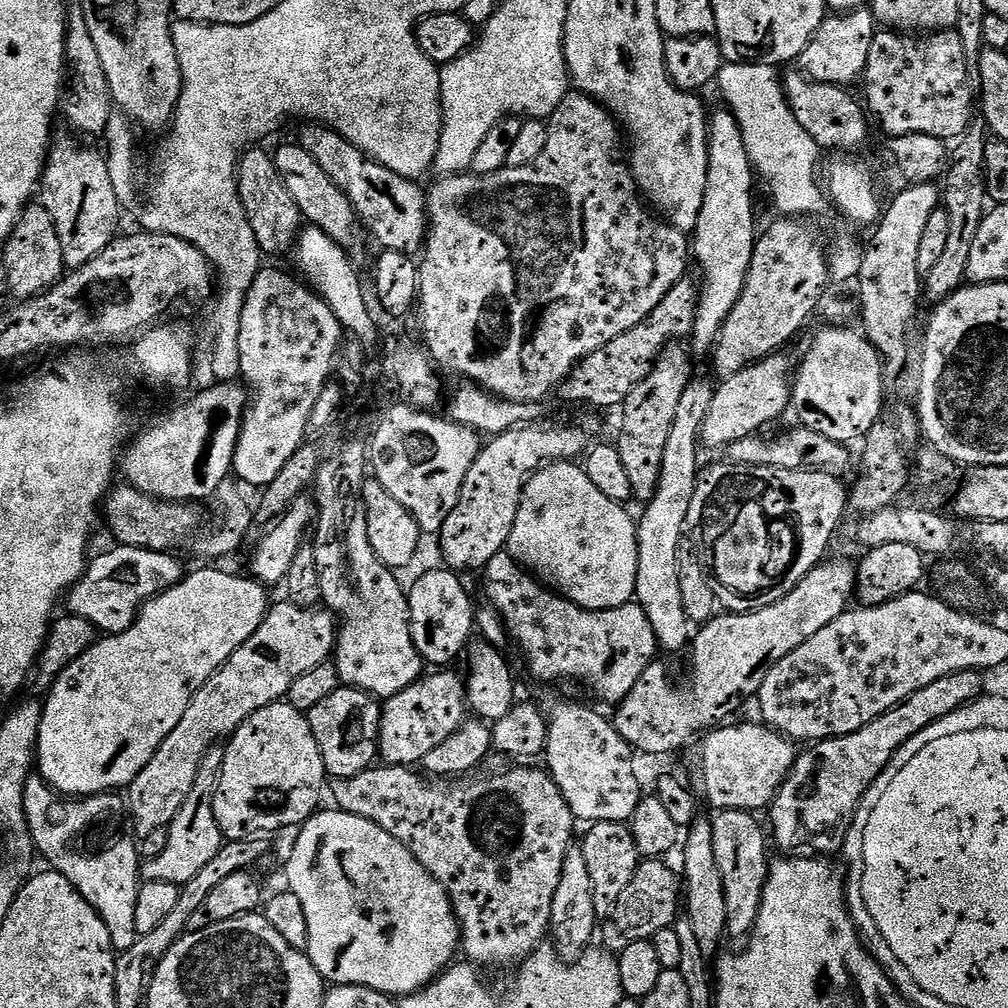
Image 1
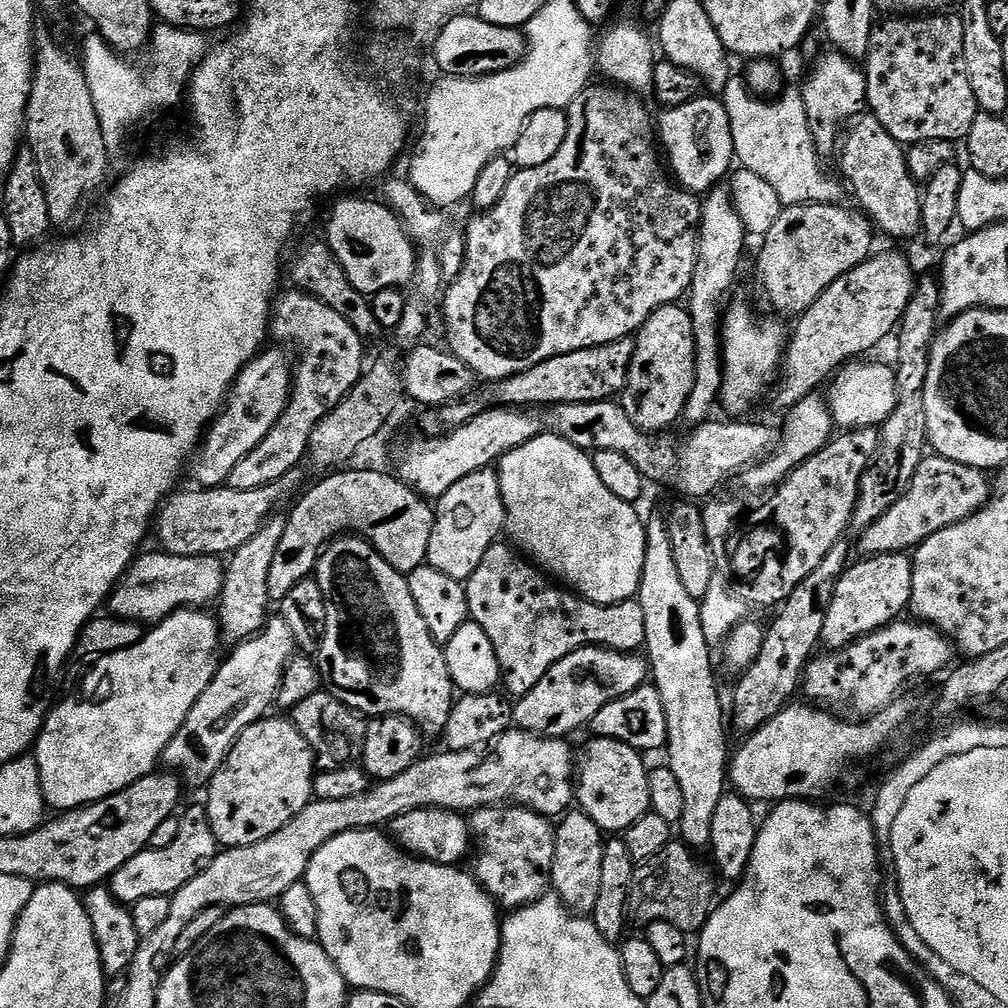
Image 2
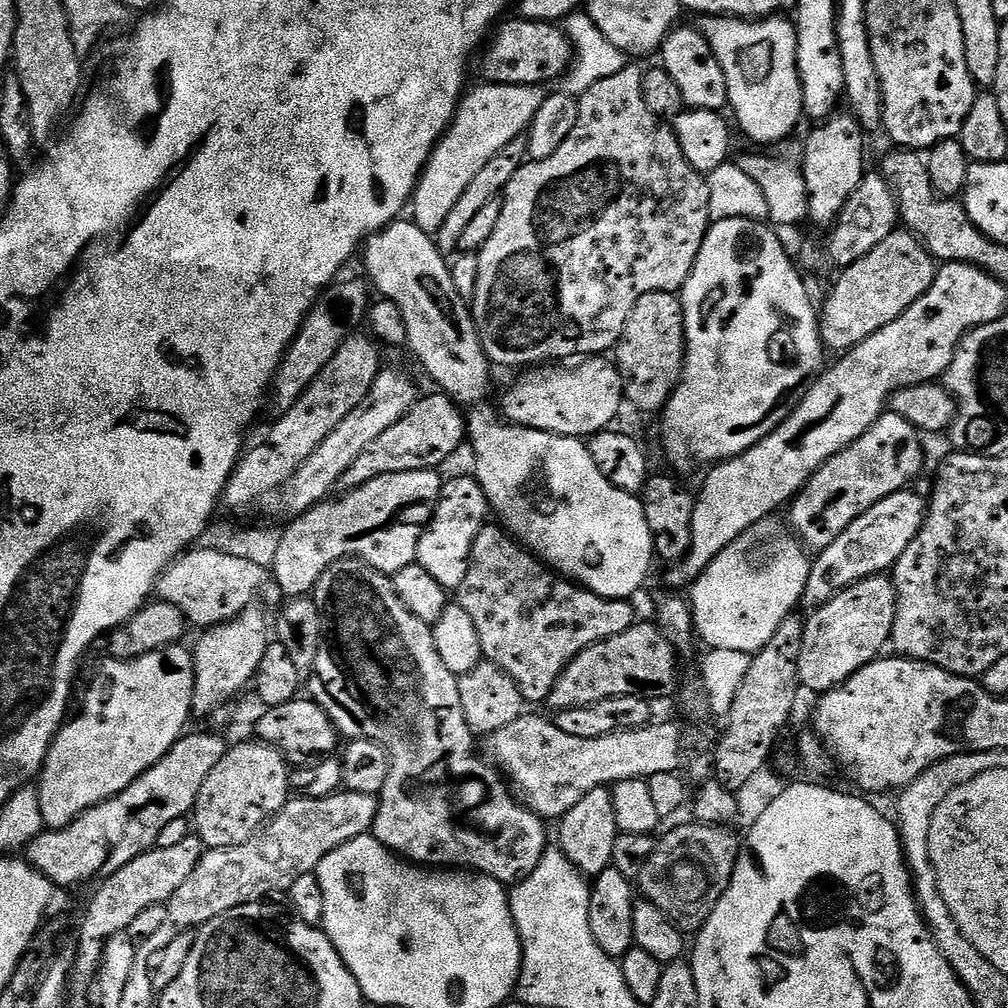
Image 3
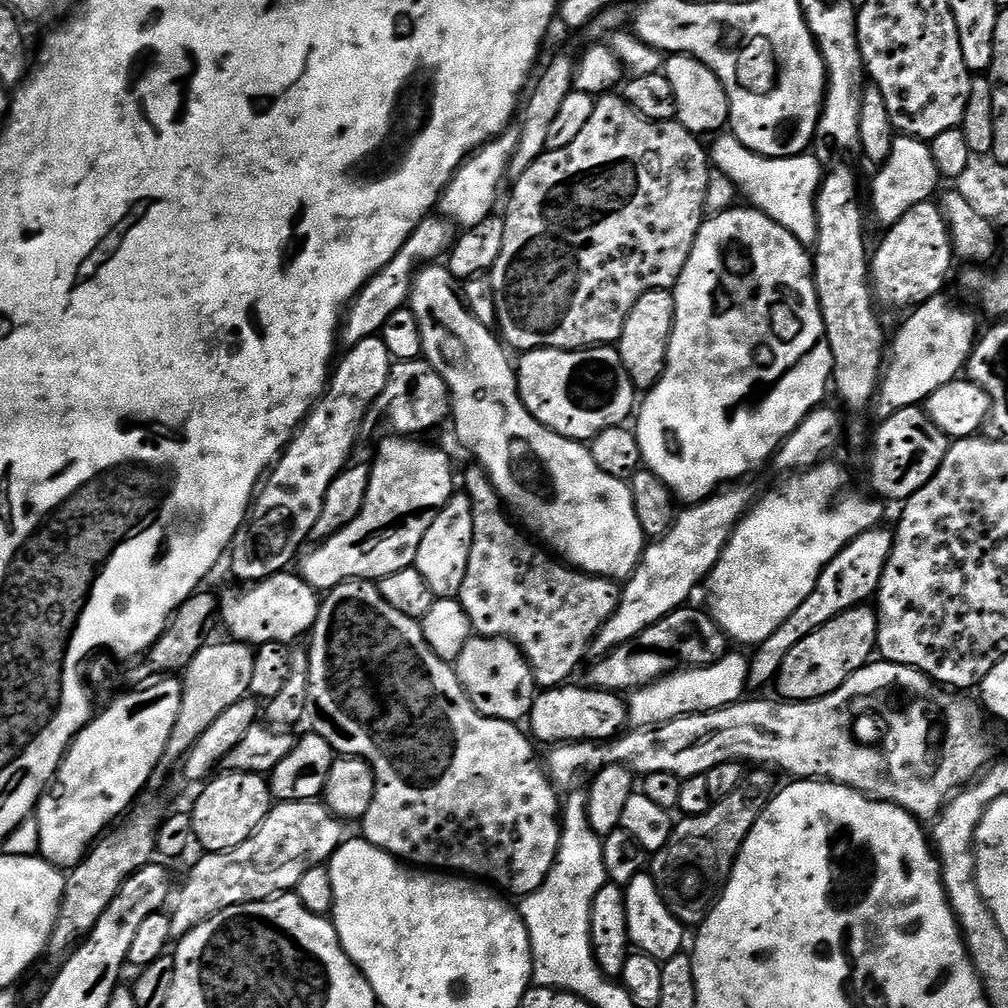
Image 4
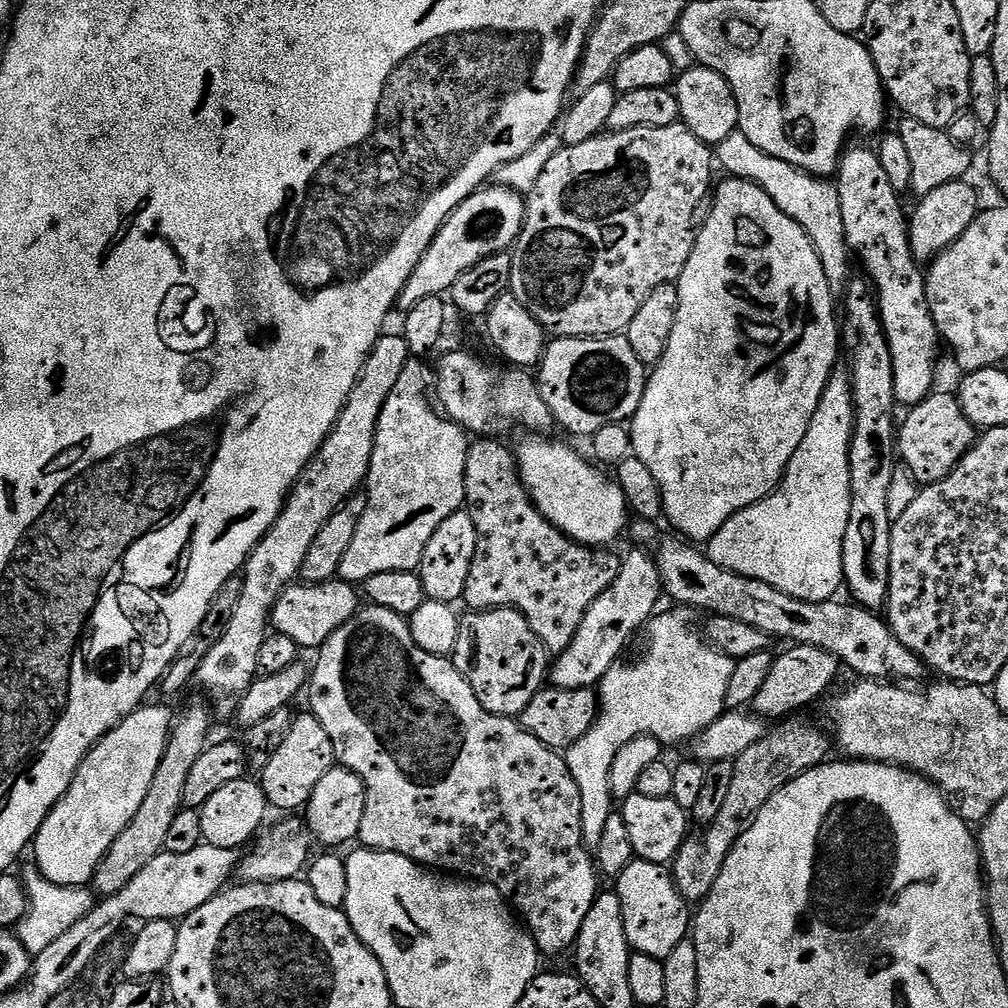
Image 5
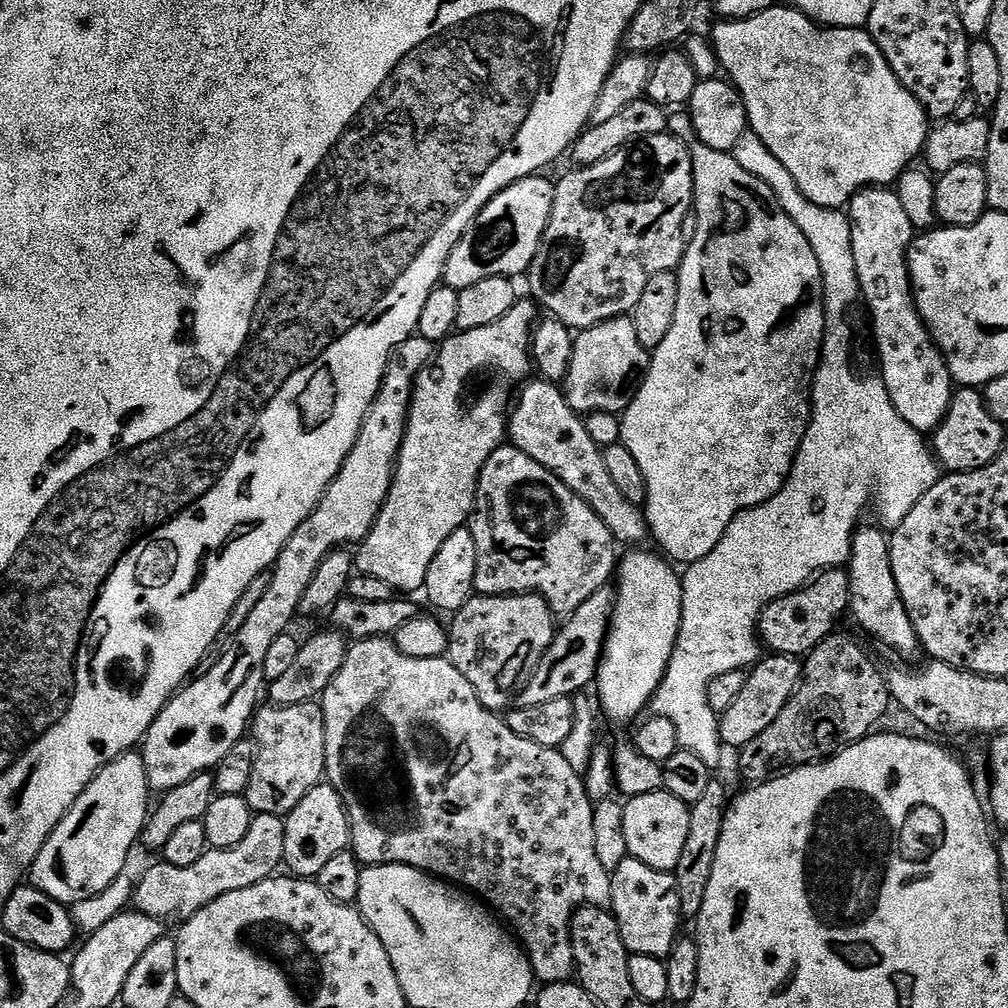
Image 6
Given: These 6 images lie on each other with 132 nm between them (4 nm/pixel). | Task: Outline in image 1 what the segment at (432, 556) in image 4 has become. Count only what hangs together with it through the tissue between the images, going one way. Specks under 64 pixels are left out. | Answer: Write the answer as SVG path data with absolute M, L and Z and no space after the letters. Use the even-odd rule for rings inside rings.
M544 423L512 428L501 436L491 437L481 447L474 466L470 466L470 474L462 482L458 504L450 510L450 518L446 518L438 533L443 563L449 569L464 574L467 568L486 567L490 558L507 549L510 530L514 530L518 518L520 495L529 476L545 464L572 462L585 455L593 439L590 425Z

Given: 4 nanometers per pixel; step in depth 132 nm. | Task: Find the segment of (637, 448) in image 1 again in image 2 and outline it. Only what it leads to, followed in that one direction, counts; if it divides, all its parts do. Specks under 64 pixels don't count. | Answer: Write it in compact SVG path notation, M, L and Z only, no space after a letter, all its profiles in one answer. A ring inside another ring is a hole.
M675 303L654 310L654 314L650 314L650 318L646 318L646 322L641 326L640 331L635 333L634 339L636 345L630 362L628 381L624 384L622 406L626 410L626 418L630 418L630 422L634 422L636 428L641 428L643 432L660 434L671 429L668 427L676 419L679 421L683 417L684 403L696 377L694 330L687 307Z

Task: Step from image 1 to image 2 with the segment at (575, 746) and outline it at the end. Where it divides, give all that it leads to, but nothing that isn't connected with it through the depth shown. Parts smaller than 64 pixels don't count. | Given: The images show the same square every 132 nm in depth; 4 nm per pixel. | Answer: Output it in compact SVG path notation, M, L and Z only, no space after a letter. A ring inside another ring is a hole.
M597 736L589 739L589 744L584 748L585 764L578 768L578 779L574 784L574 800L579 811L586 813L600 827L605 834L622 834L638 818L642 818L647 812L652 811L652 799L650 798L650 782L648 781L648 770L643 766L641 753L624 744L620 740L611 740Z

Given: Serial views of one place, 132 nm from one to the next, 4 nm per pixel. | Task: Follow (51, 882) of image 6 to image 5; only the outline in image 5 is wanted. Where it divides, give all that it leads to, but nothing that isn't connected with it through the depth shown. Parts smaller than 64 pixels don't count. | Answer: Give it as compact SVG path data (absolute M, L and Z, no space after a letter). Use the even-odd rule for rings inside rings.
M160 704L136 708L116 728L111 728L86 754L72 779L70 790L53 806L34 841L40 875L58 886L91 885L102 858L114 838L130 826L168 745L174 716Z

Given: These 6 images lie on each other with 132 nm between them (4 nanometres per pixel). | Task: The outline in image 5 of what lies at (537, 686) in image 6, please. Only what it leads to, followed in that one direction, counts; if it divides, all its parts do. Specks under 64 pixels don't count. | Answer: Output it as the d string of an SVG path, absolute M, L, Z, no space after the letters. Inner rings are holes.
M636 551L640 552L632 552L621 559L618 578L594 598L590 610L586 610L586 618L582 618L582 626L578 626L578 634L574 634L574 642L555 657L550 668L551 687L566 690L596 688L606 670L621 659L620 651L627 646L628 639L653 619L656 603L662 600L660 575L655 559L644 553L647 551Z

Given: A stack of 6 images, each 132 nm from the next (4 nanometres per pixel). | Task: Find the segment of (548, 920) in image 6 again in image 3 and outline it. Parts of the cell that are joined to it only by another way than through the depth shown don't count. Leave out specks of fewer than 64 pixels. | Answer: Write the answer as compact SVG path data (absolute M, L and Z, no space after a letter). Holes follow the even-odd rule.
M339 560L331 564L316 583L314 599L320 605L320 613L324 616L324 641L318 650L314 673L315 679L320 679L320 684L313 686L310 692L311 699L315 700L318 706L322 706L322 710L326 710L341 737L348 740L373 740L381 744L388 755L388 777L386 786L378 797L380 809L374 825L376 840L386 845L397 856L417 866L443 866L448 870L481 872L483 876L494 878L505 886L518 884L521 880L530 878L530 874L534 874L534 866L542 862L542 854L550 846L548 832L544 829L545 821L517 799L509 781L487 759L484 761L476 757L477 737L466 722L466 714L462 714L462 702L458 694L460 681L457 676L450 674L450 670L446 670L442 658L438 658L430 625L414 618L414 614L410 614L410 610L402 606L391 579L385 573L374 570L365 560Z

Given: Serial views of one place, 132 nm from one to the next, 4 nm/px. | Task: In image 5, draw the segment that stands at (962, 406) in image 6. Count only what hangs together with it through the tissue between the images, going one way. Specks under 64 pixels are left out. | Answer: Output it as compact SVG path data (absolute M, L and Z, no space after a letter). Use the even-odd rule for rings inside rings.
M933 391L920 404L907 409L908 417L898 428L898 460L917 485L927 486L946 478L978 439L978 430L962 414L959 401L948 392Z

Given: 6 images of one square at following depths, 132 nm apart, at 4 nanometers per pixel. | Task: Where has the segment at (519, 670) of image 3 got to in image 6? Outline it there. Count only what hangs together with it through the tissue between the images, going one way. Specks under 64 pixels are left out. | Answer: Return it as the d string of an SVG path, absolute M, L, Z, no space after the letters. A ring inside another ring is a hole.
M501 446L498 450L494 450L494 454L490 454L476 487L476 505L472 508L470 527L474 534L474 546L478 546L478 566L474 570L474 592L478 596L513 596L519 592L534 592L544 597L544 601L552 607L557 617L567 618L574 614L574 610L578 610L578 606L582 606L582 602L586 602L586 598L590 598L590 594L594 594L594 590L609 587L611 580L608 579L611 576L613 579L618 568L618 552L616 556L618 548L606 522L602 522L602 518L587 502L578 498L578 494L574 494L574 490L570 490L566 482L559 480L554 473L546 470L546 466L534 462L534 458L518 451L515 446Z

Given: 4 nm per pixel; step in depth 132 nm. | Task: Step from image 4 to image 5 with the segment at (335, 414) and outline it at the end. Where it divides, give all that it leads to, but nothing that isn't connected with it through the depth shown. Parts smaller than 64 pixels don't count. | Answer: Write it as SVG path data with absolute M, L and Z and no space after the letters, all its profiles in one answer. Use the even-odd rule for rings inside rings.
M381 335L365 358L360 377L356 379L354 390L350 390L350 398L331 434L324 439L316 457L304 467L304 473L288 493L284 509L278 514L274 526L258 542L244 564L242 598L238 598L234 618L230 618L230 626L226 634L222 634L222 642L204 656L196 671L195 683L201 684L216 700L235 701L257 679L258 649L270 634L272 611L278 598L299 577L302 561L306 559L314 538L318 538L318 530L330 522L345 500L357 495L359 488L356 487L359 484L361 487L368 479L382 406L386 406L386 398L390 398L390 390L394 390L398 374L402 374L410 359L403 335L388 335Z

